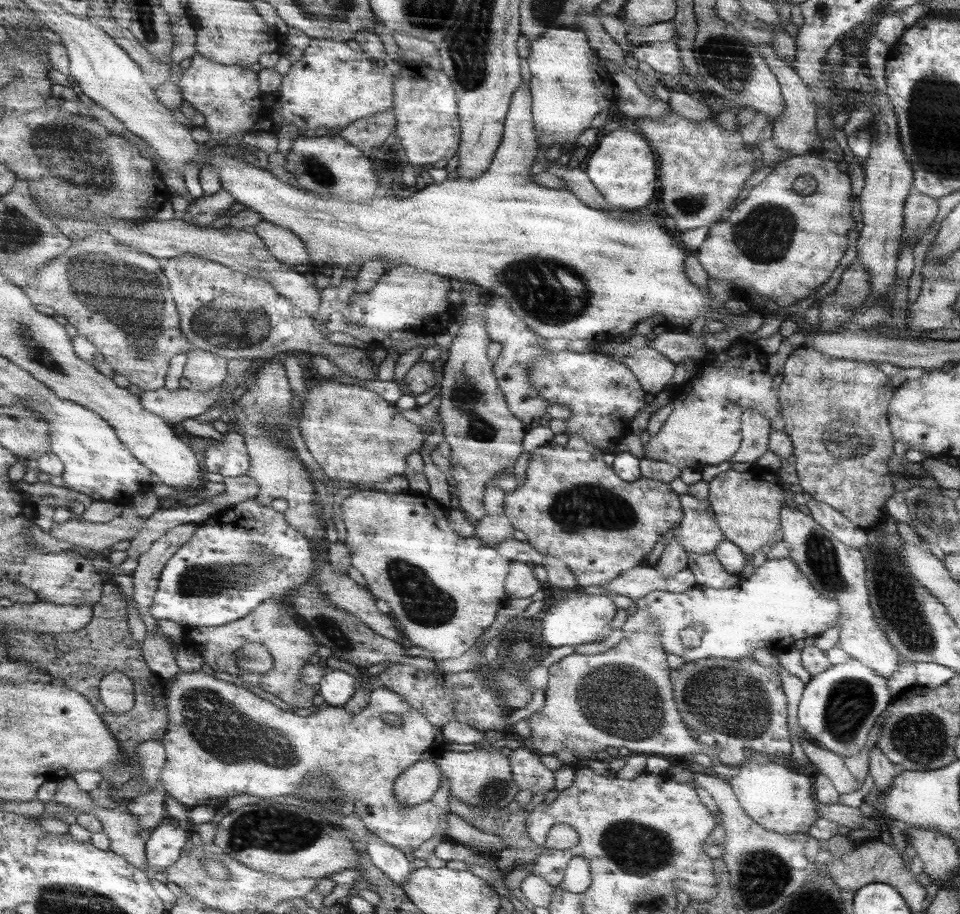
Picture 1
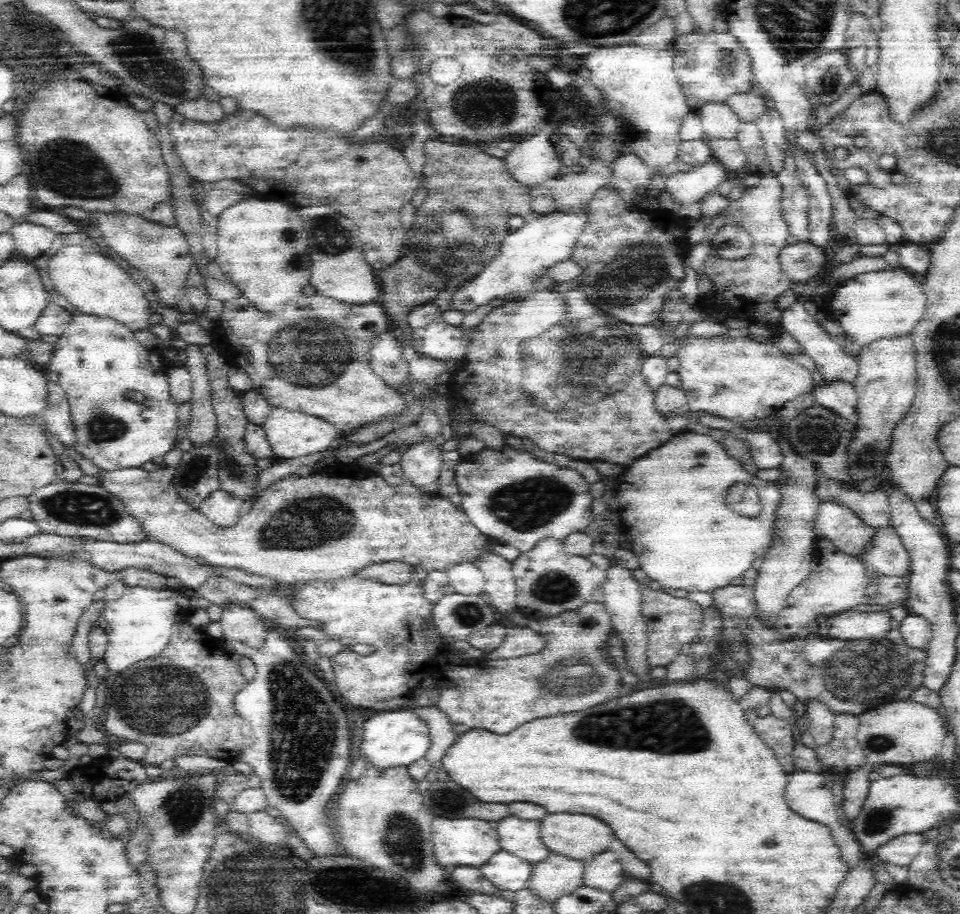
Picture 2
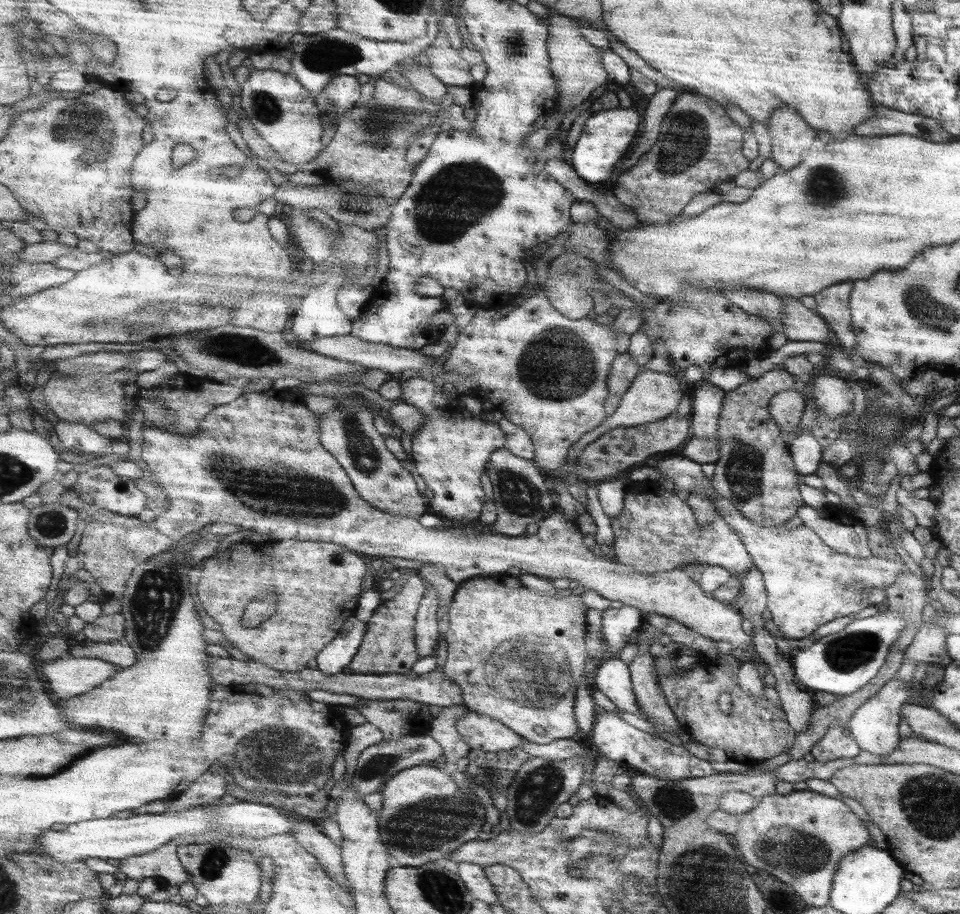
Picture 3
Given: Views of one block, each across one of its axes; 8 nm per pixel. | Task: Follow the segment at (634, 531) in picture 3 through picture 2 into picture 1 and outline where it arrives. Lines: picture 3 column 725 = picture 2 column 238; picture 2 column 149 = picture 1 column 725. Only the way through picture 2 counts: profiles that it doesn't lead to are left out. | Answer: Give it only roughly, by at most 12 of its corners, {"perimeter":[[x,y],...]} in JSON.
{"perimeter":[[721,472],[709,502],[747,560],[783,534],[781,488]]}

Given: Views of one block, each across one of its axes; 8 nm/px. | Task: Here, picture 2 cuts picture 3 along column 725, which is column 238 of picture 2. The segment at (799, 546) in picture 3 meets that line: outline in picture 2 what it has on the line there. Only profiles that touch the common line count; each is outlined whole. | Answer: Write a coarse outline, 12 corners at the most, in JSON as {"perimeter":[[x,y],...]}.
{"perimeter":[[214,490],[198,512],[218,528],[234,526],[244,500]]}

